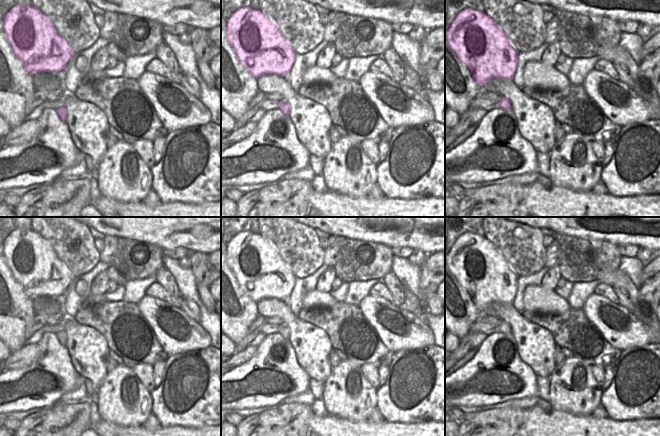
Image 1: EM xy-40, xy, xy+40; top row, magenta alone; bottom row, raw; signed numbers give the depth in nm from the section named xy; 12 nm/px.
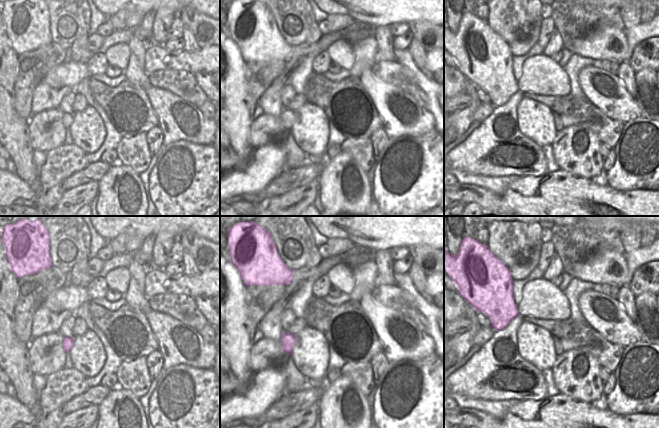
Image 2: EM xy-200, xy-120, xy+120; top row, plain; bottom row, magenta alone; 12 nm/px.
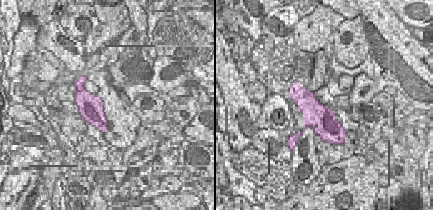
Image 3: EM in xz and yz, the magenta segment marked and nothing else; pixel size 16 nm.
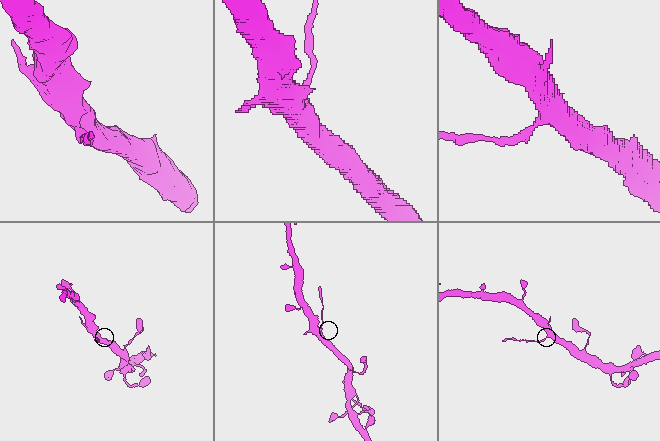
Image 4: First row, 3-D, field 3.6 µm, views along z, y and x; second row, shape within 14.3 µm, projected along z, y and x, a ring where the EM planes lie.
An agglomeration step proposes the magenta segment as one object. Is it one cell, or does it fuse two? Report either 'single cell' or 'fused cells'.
fused cells

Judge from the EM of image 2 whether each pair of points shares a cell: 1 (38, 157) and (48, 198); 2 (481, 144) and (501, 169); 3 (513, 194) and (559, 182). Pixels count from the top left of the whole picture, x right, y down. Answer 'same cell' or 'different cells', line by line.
1: different cells
2: same cell
3: same cell

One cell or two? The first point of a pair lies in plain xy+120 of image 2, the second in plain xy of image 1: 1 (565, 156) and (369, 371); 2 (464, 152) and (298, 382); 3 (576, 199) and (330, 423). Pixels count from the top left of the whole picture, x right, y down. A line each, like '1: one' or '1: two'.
1: two
2: one
3: one

